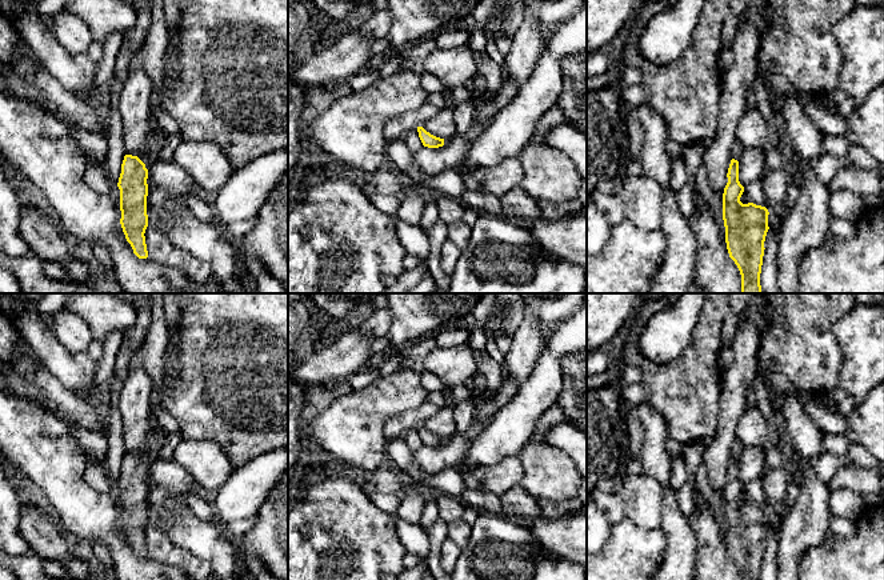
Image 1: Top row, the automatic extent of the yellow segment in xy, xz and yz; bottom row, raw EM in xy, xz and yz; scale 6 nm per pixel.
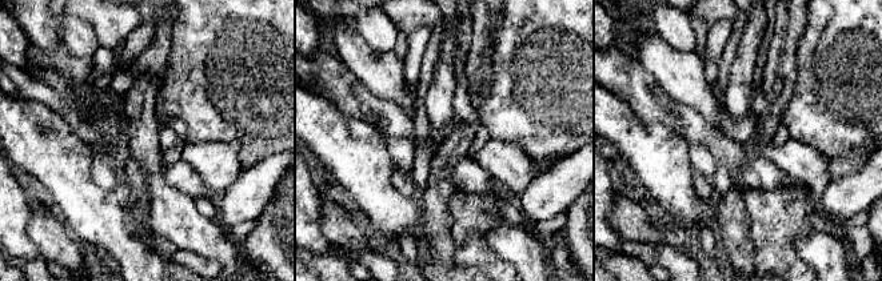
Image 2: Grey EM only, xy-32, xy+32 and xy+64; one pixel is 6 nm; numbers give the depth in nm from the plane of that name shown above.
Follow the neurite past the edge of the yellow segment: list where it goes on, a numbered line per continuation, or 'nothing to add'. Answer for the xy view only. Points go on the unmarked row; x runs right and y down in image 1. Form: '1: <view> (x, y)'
1: xy (154, 444)

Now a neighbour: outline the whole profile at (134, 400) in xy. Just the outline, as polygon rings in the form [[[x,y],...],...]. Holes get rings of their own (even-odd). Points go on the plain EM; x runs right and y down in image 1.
[[[136,367],[128,371],[119,395],[125,453],[137,455],[143,461],[148,457],[145,443],[155,423],[149,405],[152,387],[153,383],[147,371]]]

